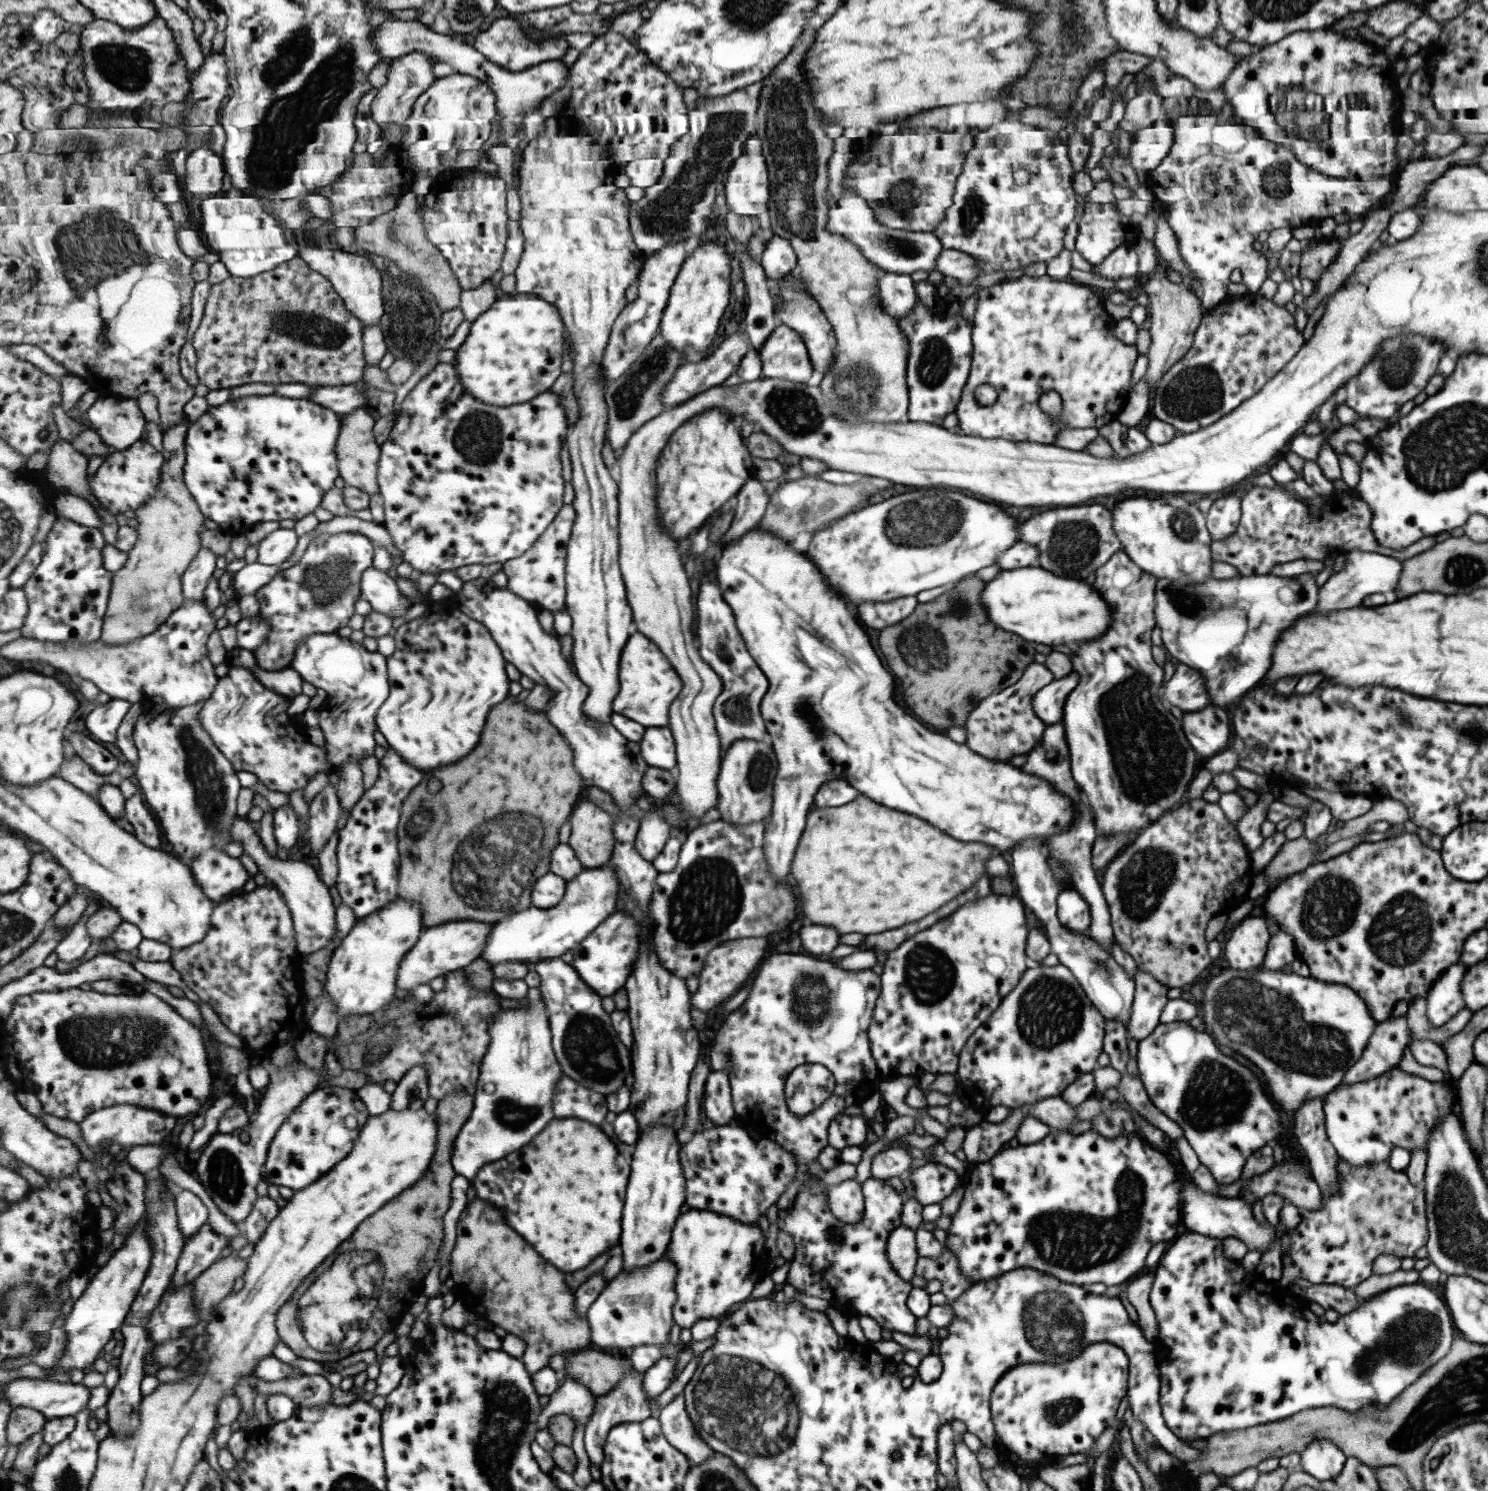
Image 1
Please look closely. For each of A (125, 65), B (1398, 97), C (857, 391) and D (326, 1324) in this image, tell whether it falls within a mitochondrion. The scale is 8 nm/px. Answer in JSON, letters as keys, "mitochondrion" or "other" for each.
{"A":"mitochondrion","B":"other","C":"mitochondrion","D":"mitochondrion"}

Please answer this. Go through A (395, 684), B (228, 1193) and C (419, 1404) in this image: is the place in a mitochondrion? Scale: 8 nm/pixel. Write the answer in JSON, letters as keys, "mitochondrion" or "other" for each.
{"A":"other","B":"mitochondrion","C":"other"}

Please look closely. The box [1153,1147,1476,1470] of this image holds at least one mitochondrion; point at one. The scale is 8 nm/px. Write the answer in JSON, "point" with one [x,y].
{"point":[1414,1337]}

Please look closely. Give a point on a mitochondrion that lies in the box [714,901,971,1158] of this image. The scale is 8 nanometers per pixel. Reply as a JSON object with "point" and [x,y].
{"point":[925,962]}

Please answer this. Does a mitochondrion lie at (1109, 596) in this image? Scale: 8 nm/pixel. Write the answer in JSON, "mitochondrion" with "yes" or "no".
{"mitochondrion":"no"}

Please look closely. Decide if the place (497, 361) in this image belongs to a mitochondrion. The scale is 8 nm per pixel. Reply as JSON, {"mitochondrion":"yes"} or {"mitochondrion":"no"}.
{"mitochondrion":"no"}

